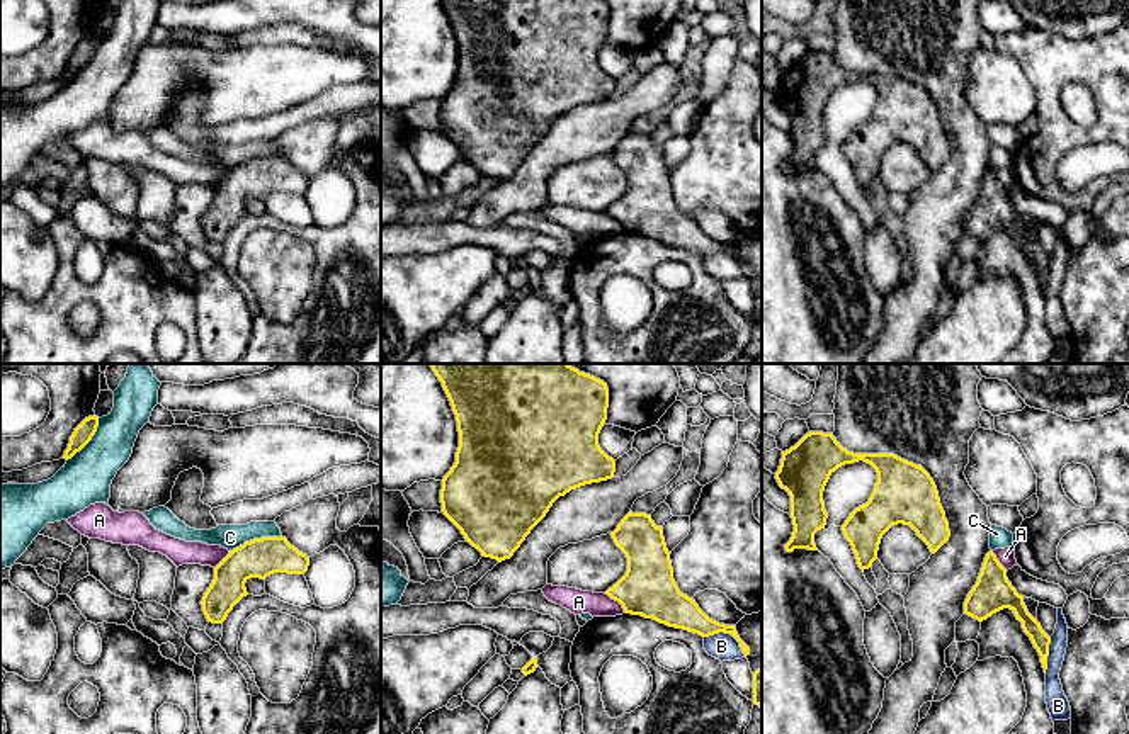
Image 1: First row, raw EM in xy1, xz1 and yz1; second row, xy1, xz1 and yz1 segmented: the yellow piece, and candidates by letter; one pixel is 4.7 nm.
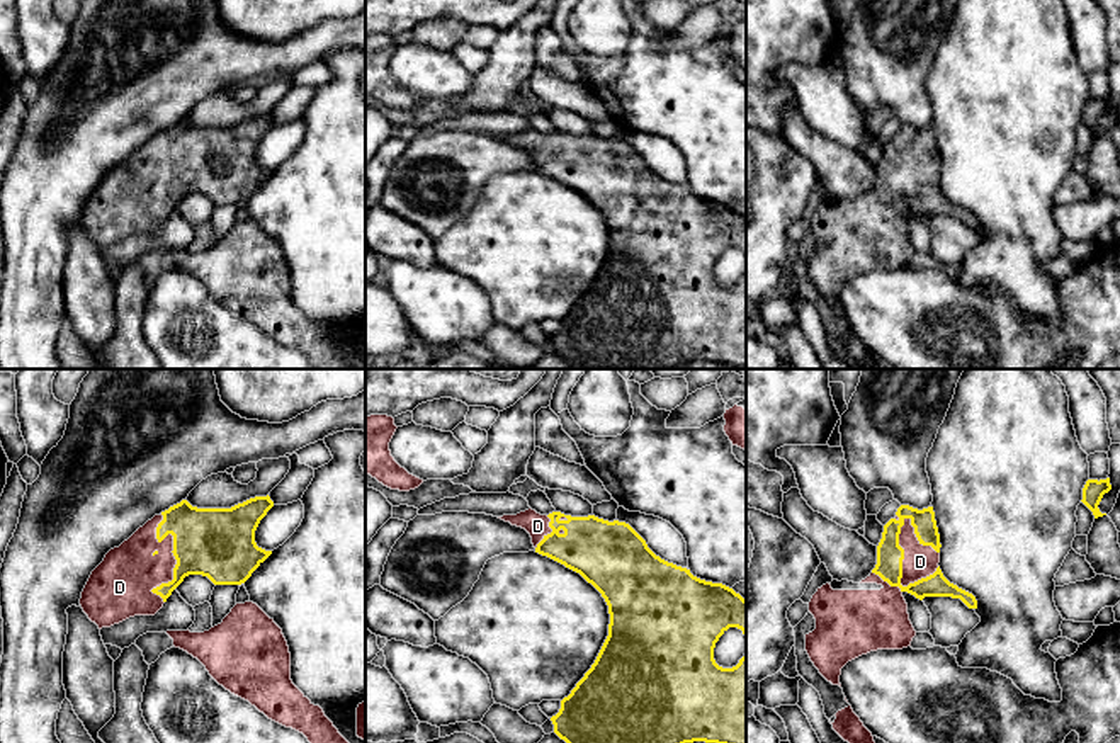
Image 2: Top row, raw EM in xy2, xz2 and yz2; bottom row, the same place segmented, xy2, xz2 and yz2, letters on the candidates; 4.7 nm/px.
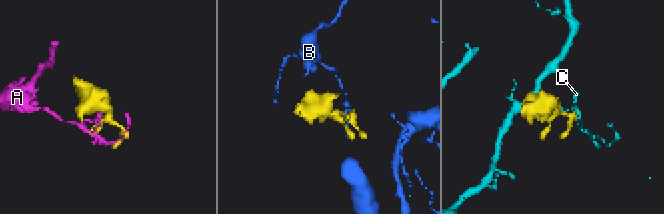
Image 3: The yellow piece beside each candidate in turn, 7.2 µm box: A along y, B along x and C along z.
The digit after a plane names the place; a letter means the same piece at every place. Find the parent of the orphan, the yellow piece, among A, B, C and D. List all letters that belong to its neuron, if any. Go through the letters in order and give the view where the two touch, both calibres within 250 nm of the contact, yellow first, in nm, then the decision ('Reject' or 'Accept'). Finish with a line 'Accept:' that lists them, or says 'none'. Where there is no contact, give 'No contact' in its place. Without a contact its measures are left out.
A: Touches yellow in xz1. Thickness 260 nm (yellow) against 120 nm. Reject
B: Touches yellow in xz1. Thickness 160 nm (yellow) against 130 nm. Reject
C: Touches yellow in xy1. Thickness 190 nm (yellow) against 120 nm. Reject
D: Touches yellow in yz2. Thickness 130 nm (yellow) against 160 nm. Accept
Accept: D

